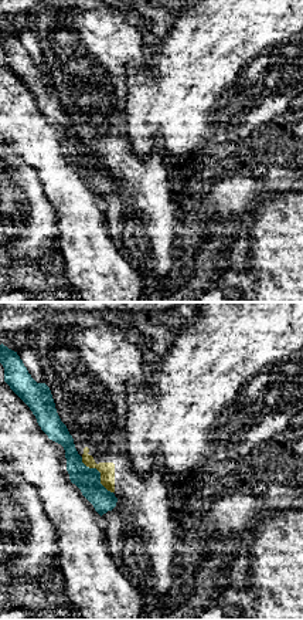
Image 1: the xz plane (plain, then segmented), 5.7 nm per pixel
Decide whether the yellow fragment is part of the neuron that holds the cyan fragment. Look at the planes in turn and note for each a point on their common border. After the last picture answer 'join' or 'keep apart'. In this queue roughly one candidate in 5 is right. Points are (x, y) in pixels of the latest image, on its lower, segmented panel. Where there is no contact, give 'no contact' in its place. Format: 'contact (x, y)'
contact (99, 473)

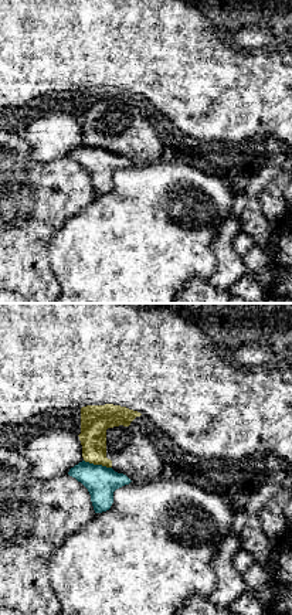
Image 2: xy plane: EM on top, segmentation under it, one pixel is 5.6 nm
contact (98, 465)

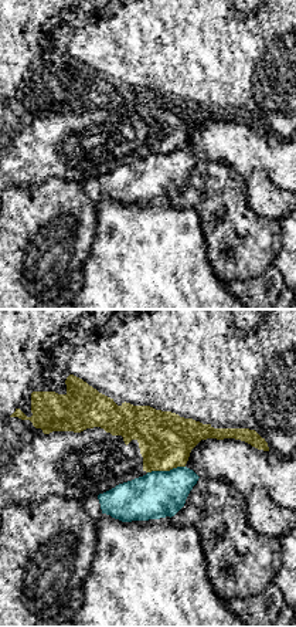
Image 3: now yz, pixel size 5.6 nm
contact (166, 471)

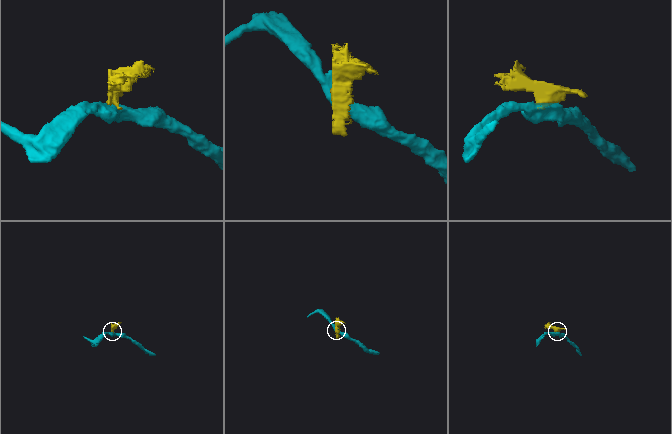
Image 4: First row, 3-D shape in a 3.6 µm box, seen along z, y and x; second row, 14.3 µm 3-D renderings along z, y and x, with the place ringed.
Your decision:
keep apart

